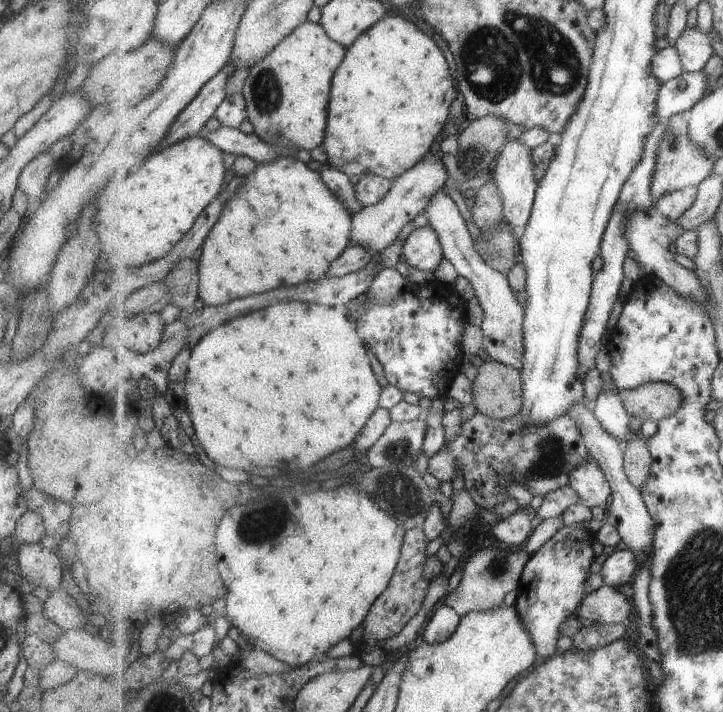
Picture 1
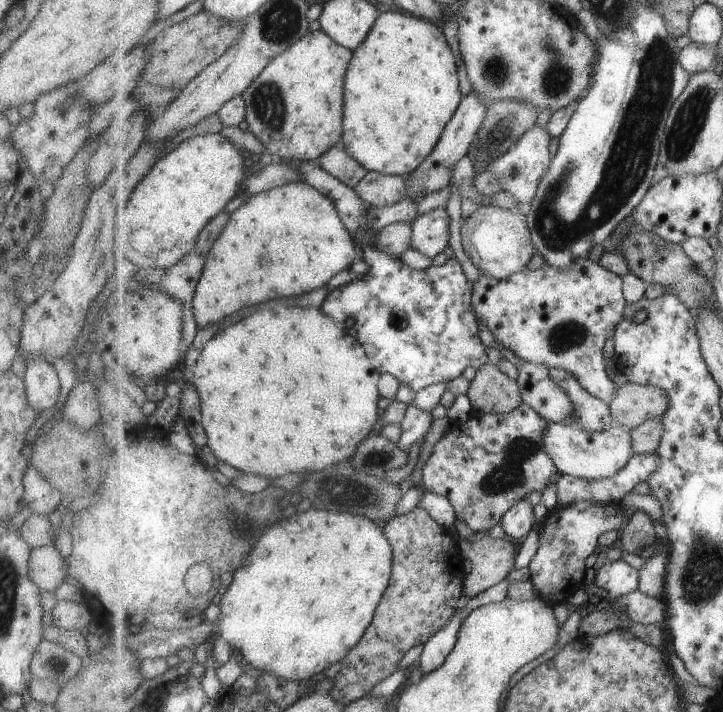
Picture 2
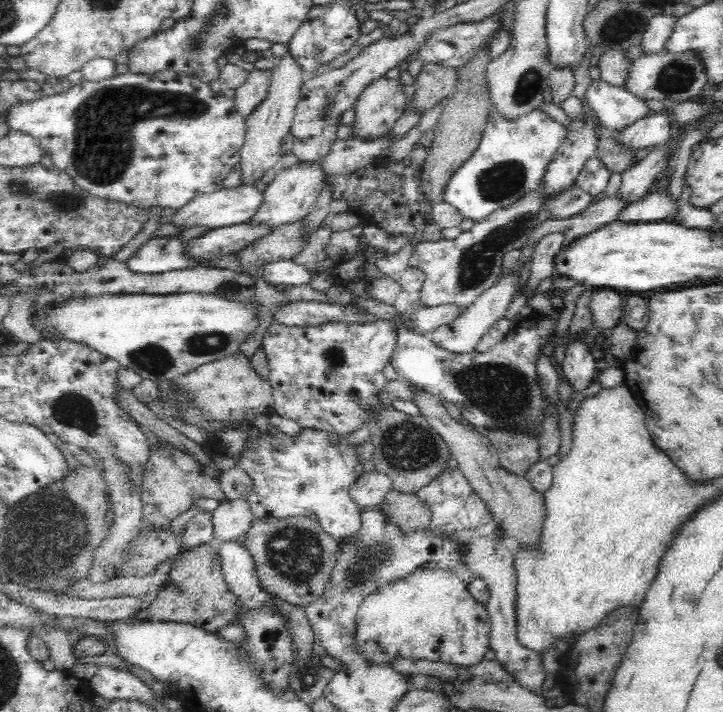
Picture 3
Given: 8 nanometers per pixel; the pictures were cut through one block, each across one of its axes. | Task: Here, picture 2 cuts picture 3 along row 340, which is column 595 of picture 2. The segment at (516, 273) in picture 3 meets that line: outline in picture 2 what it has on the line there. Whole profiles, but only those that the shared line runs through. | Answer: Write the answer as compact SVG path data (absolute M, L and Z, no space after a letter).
M547 422L543 446L563 475L598 481L618 473L635 456L631 427L615 423L609 430L593 433L565 423Z

